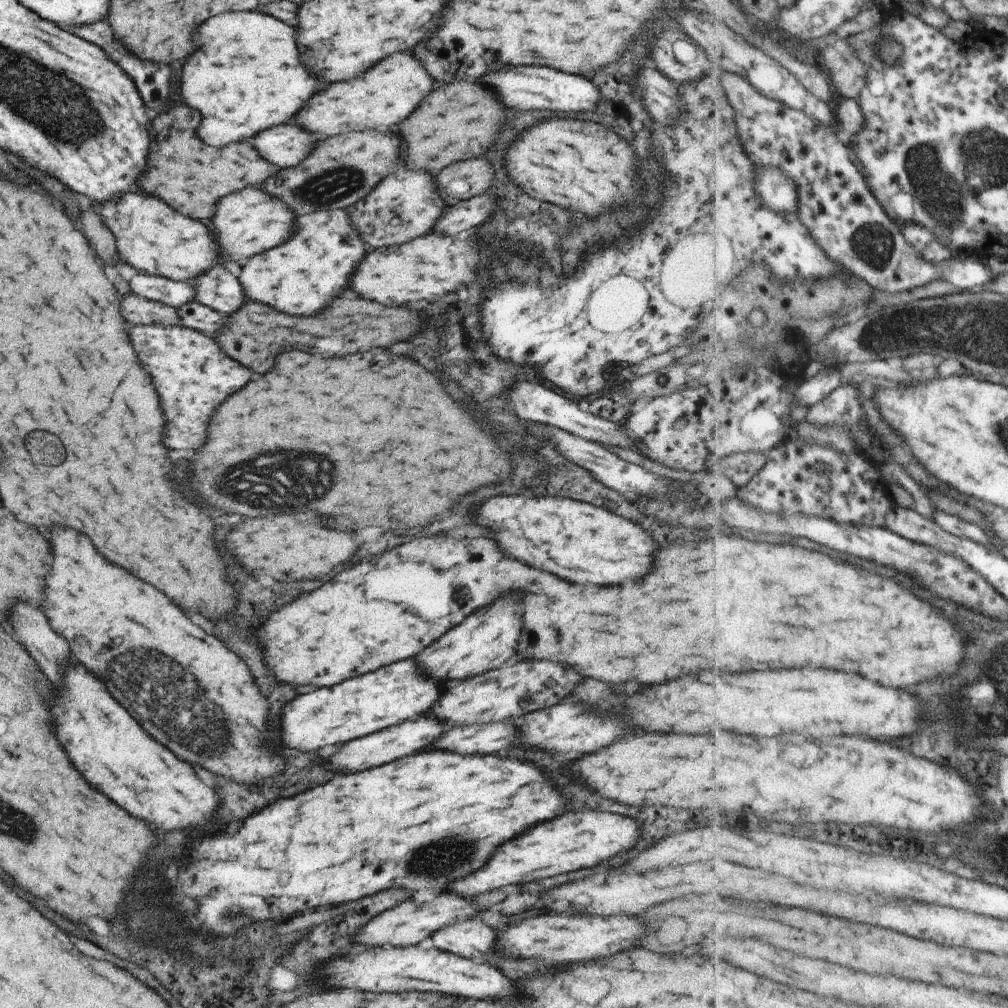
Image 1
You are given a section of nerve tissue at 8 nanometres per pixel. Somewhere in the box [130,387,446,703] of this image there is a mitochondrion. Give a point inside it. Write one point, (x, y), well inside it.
(293, 481)

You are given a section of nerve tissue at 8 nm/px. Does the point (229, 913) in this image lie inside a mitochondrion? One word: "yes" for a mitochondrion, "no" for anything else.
yes

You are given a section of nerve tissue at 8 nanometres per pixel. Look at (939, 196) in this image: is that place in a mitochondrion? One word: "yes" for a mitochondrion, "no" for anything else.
yes

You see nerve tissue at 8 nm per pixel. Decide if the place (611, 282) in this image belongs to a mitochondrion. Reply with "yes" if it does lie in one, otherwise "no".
no

